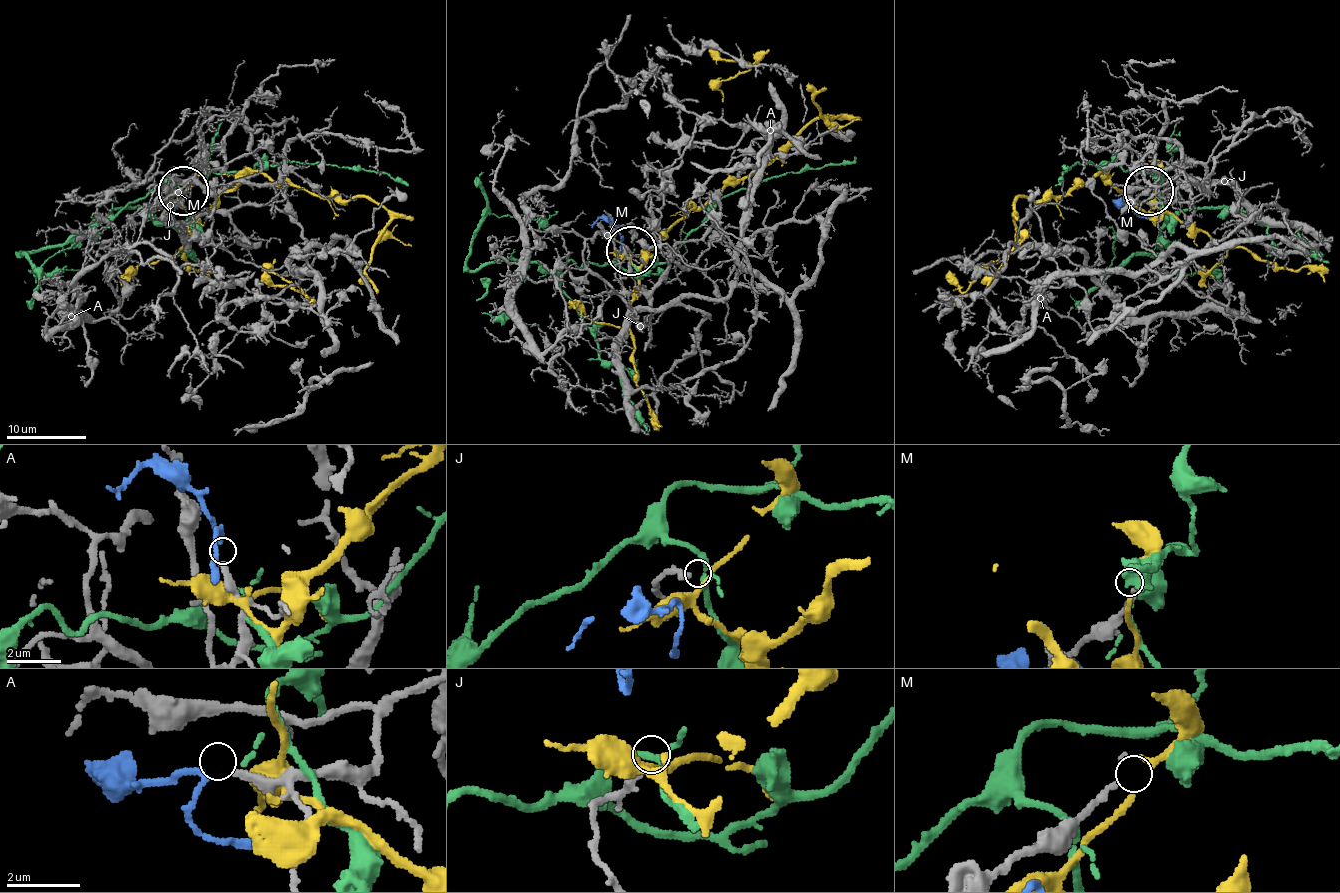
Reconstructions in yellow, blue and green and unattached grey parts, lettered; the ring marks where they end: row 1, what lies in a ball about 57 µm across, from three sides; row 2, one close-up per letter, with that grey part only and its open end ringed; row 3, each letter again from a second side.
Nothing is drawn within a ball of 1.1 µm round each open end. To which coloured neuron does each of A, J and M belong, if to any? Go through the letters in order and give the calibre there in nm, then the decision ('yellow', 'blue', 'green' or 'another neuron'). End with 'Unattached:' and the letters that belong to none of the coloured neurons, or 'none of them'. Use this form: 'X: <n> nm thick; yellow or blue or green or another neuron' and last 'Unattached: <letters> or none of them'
A: 220 nm thick; blue
J: 150 nm thick; another neuron
M: 180 nm thick; another neuron
Unattached: J, M

